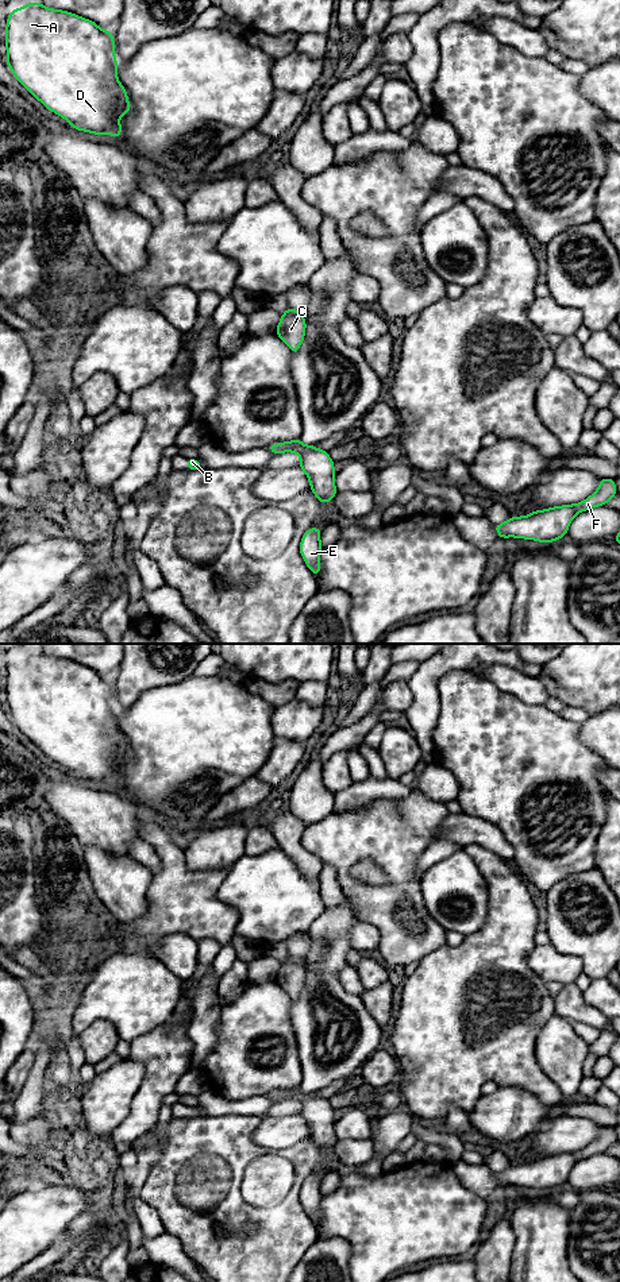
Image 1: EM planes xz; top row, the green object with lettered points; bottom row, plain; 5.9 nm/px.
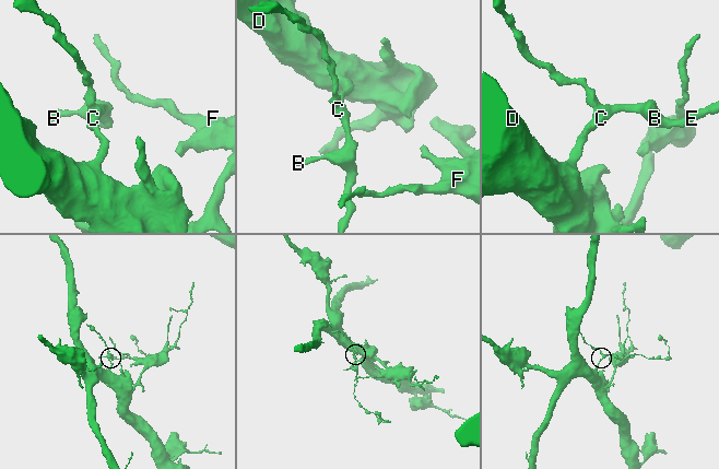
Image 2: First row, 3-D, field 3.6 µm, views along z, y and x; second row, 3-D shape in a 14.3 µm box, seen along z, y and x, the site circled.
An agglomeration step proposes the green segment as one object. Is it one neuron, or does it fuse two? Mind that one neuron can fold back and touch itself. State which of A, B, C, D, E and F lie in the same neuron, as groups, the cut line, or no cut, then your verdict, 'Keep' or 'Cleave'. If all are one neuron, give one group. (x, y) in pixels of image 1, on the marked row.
Groups: A D F / B C E. Split along xz (282, 313), (303, 316). Cleave

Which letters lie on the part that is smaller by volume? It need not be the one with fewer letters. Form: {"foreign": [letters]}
{"foreign": ["B", "C", "E"]}

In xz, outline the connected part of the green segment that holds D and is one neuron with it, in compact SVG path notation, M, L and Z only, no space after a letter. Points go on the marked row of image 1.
M32 1L8 15L5 47L9 70L47 109L66 119L76 130L120 138L119 119L131 111L131 105L118 80L111 31L72 12Z

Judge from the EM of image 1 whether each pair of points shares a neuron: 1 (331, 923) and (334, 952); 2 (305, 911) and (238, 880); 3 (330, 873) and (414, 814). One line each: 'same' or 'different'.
1: same
2: same
3: different

